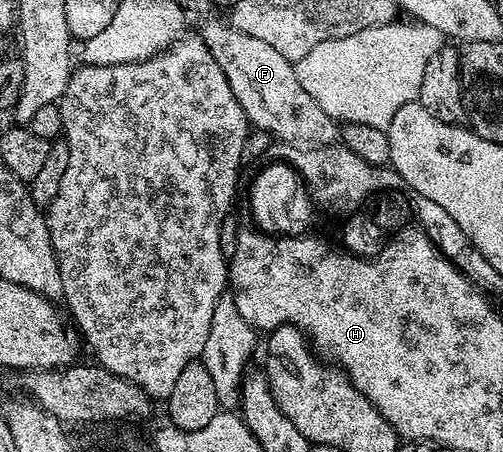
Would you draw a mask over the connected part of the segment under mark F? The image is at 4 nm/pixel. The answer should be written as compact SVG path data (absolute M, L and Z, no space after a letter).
M214 17L203 21L207 22L202 26L200 37L208 52L212 52L216 64L220 64L220 72L228 76L232 96L240 100L247 123L282 144L309 144L321 148L337 143L340 138L339 123L330 118L328 112L324 112L324 108L308 96L308 92L304 92L300 80L296 80L294 63L280 56L276 48L264 44L264 40L256 40L256 36L248 36L227 21L220 22Z

